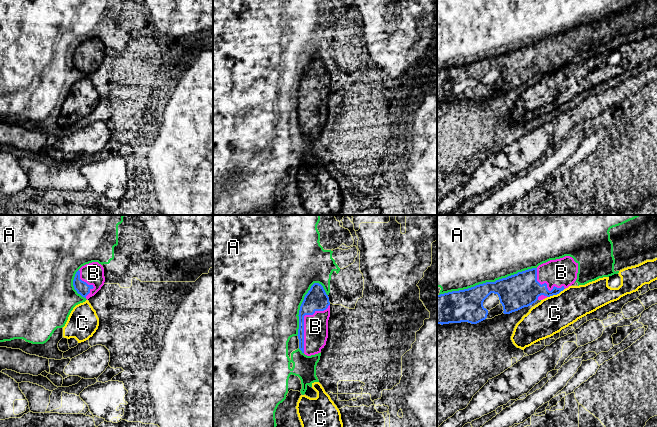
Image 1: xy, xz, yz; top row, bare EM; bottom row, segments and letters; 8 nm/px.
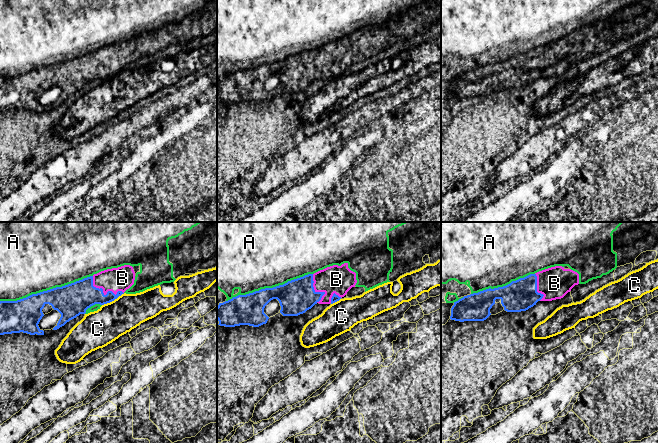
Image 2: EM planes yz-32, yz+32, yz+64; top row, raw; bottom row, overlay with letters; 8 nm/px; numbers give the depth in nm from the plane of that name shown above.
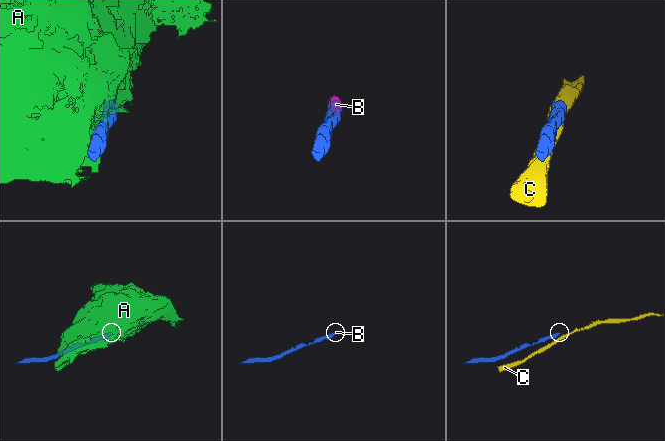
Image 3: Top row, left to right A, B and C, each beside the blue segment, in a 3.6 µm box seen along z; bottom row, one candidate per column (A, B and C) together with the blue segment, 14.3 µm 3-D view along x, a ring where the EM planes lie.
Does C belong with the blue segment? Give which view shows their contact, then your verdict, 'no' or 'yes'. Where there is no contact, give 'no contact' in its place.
yz | no

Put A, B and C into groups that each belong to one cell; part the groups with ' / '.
A / B / C

